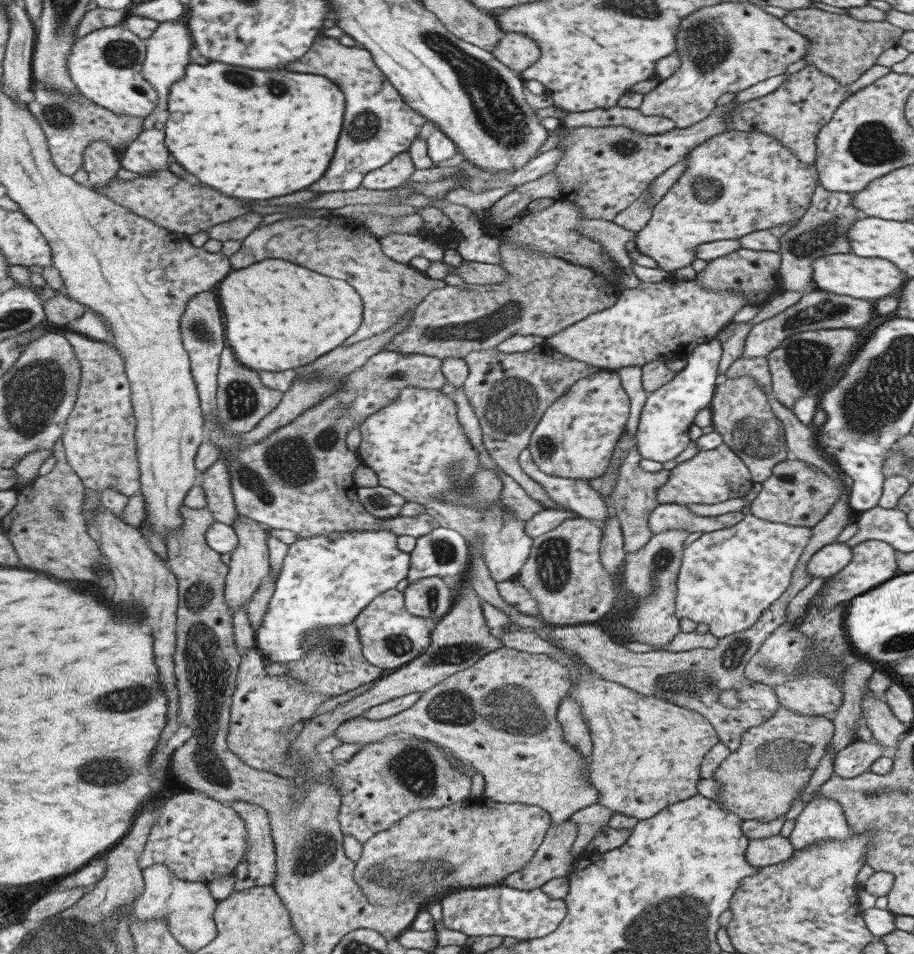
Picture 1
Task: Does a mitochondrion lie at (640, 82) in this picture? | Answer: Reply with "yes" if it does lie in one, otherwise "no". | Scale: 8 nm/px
no

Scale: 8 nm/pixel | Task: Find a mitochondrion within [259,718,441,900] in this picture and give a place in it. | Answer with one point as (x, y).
(319, 848)

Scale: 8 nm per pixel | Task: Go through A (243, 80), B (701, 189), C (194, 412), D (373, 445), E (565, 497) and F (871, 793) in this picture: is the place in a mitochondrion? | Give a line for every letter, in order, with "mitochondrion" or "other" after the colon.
A: mitochondrion
B: mitochondrion
C: other
D: other
E: other
F: mitochondrion

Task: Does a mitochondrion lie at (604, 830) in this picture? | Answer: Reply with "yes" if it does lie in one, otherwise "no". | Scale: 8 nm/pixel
no

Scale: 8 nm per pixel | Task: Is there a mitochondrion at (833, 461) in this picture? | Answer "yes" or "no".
no

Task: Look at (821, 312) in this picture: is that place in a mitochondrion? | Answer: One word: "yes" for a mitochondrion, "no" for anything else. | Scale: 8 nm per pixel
yes

